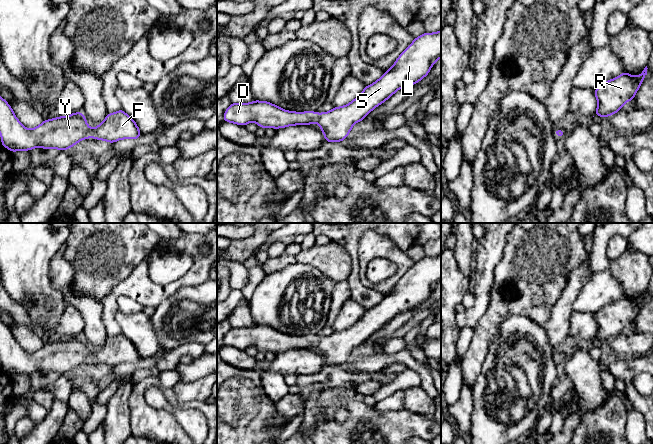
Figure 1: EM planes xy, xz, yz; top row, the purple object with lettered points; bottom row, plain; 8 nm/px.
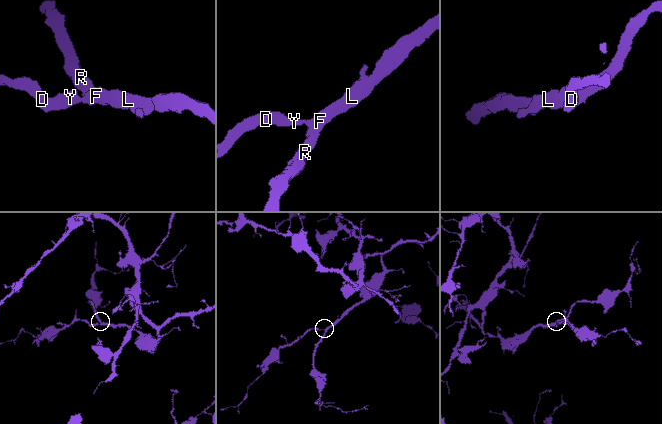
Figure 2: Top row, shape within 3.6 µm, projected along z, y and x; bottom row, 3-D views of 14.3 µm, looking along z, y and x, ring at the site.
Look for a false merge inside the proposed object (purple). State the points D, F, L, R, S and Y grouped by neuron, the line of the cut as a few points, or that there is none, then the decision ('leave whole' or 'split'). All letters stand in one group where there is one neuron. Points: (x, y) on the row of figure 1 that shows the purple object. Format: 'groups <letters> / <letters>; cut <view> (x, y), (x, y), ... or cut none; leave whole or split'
groups D F L R S Y; cut none; leave whole

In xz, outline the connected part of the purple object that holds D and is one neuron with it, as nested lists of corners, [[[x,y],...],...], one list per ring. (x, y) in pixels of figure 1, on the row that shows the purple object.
[[[441,30],[435,33],[425,32],[418,36],[400,54],[393,66],[386,71],[376,82],[367,85],[362,93],[349,104],[334,107],[329,112],[317,113],[314,111],[294,112],[286,111],[267,101],[254,100],[251,103],[231,103],[223,115],[225,122],[246,126],[249,122],[256,122],[262,128],[285,128],[294,125],[310,125],[316,122],[325,137],[325,142],[342,142],[351,132],[352,126],[362,121],[374,108],[385,102],[400,88],[417,84],[427,76],[431,67],[441,57]]]

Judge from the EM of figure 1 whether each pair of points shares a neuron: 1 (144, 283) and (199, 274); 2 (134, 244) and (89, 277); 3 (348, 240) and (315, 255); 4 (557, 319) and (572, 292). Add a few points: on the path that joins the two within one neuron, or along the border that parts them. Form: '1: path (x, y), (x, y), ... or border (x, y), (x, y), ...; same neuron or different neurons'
1: path (158, 292), (164, 293), (185, 280); same neuron
2: path (123, 244), (100, 267); same neuron
3: border (331, 241), (339, 244), (349, 254), (351, 264); different neurons
4: path (561, 312), (566, 299); same neuron

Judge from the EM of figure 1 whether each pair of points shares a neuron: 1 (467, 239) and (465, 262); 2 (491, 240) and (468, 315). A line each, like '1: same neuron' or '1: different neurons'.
1: same neuron
2: same neuron

